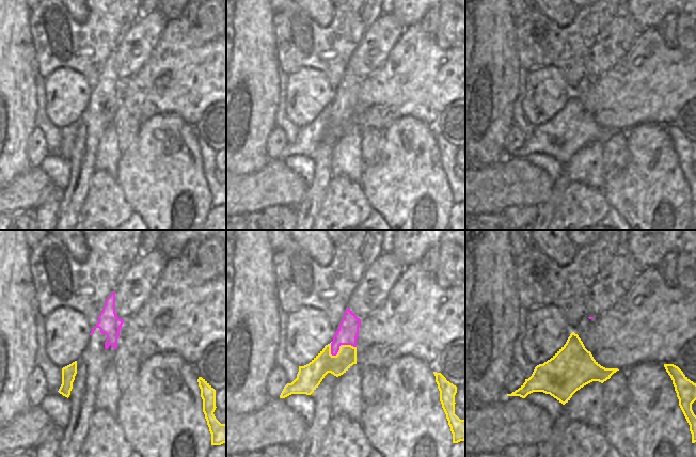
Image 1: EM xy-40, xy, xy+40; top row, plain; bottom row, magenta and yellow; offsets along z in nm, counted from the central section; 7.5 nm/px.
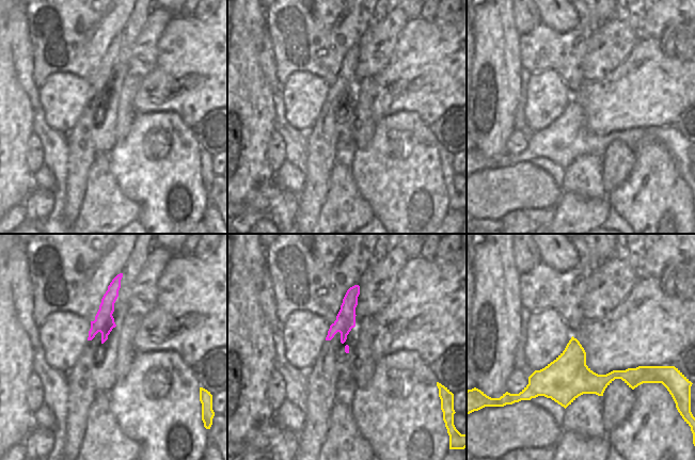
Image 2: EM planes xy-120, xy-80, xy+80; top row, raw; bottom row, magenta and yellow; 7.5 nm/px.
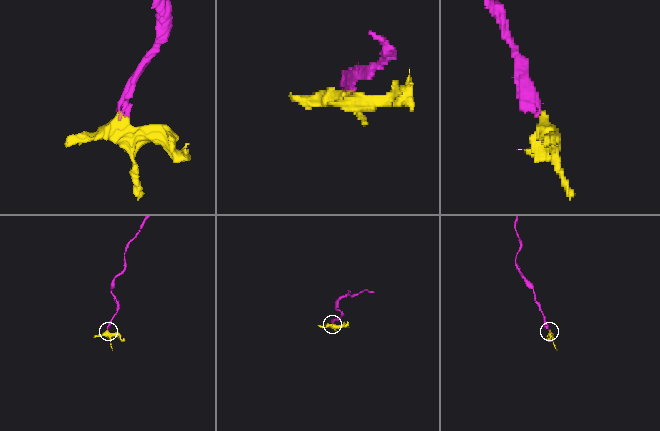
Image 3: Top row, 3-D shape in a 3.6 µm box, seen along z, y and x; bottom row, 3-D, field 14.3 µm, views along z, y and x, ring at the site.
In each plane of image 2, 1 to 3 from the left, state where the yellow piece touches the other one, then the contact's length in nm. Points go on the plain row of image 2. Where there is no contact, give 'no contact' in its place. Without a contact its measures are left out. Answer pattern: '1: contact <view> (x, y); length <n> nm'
1: no contact
2: no contact
3: no contact

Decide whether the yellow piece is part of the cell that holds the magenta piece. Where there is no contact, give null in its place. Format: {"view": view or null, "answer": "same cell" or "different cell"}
{"view": "xy", "answer": "different cell"}

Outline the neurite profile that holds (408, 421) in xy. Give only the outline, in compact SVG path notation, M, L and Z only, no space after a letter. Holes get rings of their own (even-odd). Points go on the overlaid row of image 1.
M402 356L384 369L384 376L386 380L380 399L373 405L365 405L359 421L371 447L383 457L448 457L453 434L430 365L413 356Z

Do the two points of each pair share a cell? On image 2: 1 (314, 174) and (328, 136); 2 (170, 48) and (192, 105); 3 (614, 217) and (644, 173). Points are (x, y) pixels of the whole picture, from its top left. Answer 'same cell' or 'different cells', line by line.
1: same cell
2: same cell
3: different cells

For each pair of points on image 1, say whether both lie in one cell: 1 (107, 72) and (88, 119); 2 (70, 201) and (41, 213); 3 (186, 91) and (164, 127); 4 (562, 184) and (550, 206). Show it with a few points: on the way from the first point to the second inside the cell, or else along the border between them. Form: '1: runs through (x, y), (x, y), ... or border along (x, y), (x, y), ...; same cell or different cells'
1: runs through (107, 83), (107, 92), (99, 103), (99, 107); same cell
2: border along (60, 198), (60, 208), (57, 218); different cells
3: border along (148, 117), (155, 114), (174, 112), (193, 125); different cells
4: runs through (558, 189), (553, 201); same cell

